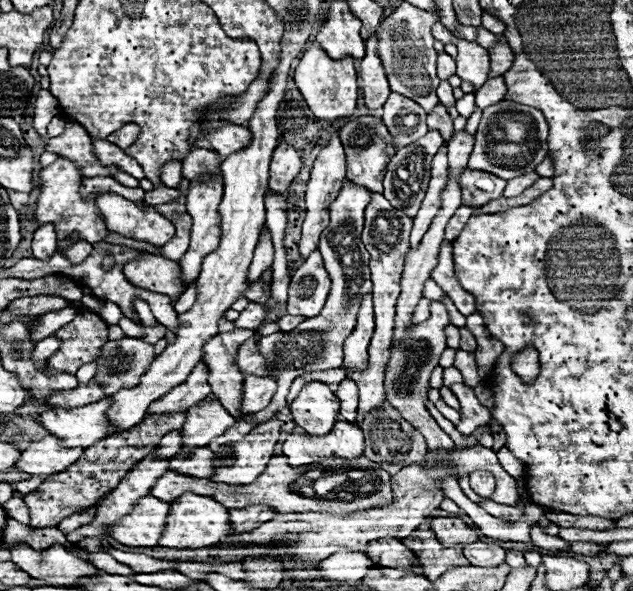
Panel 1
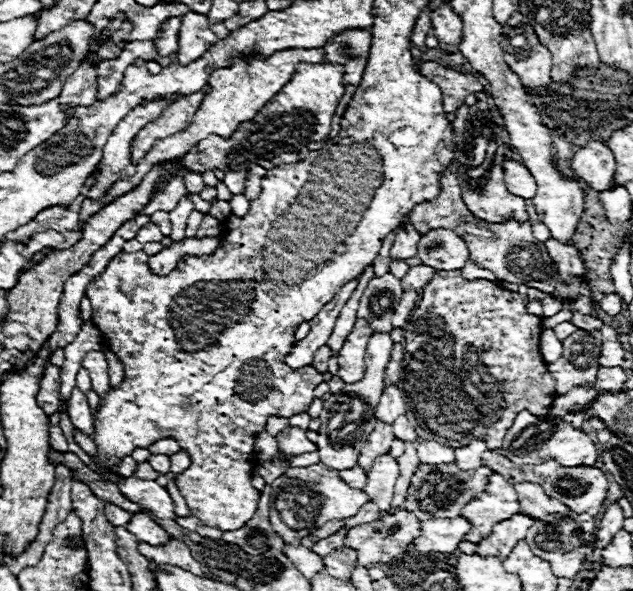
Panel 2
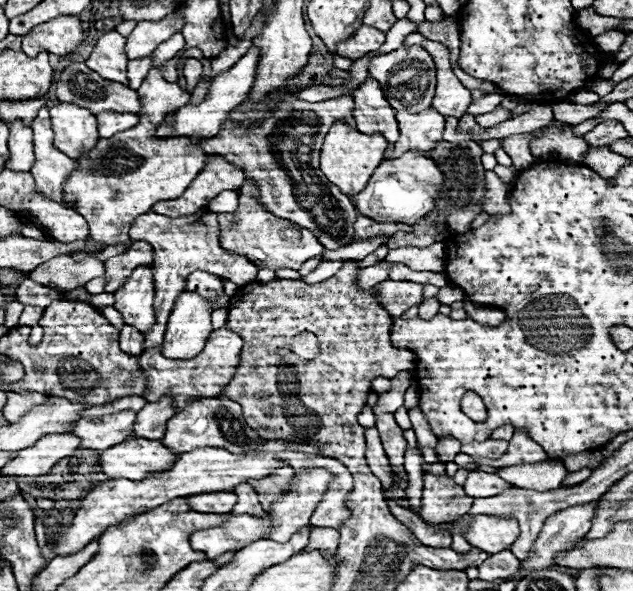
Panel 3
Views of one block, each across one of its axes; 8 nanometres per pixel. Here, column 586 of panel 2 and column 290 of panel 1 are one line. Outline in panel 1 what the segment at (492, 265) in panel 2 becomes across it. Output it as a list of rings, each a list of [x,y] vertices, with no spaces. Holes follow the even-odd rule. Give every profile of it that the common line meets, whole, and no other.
[[[314,250],[290,280],[288,314],[314,318],[316,314],[320,314],[320,308],[324,308],[328,292],[330,292],[328,274],[324,270],[320,252]]]

